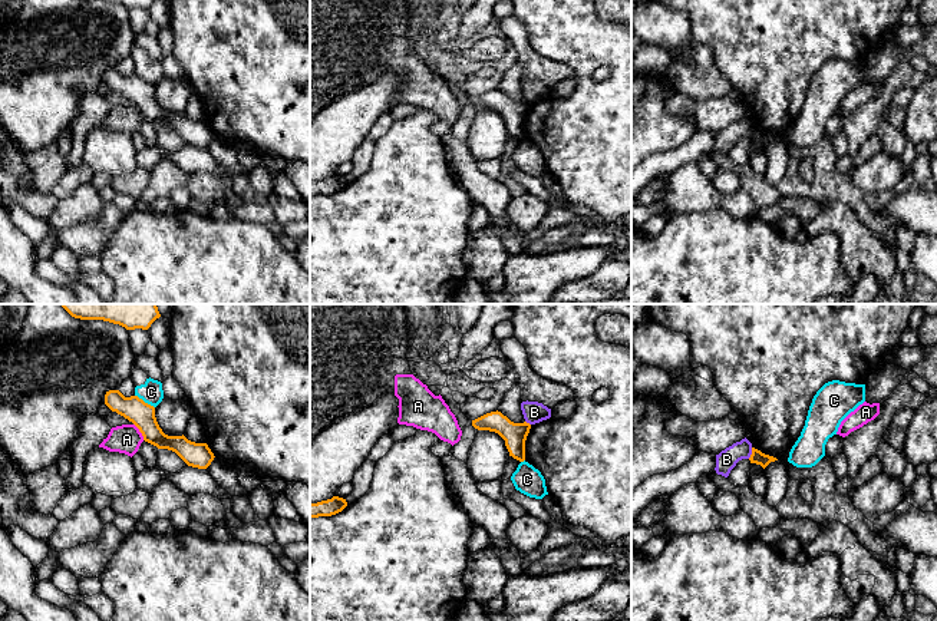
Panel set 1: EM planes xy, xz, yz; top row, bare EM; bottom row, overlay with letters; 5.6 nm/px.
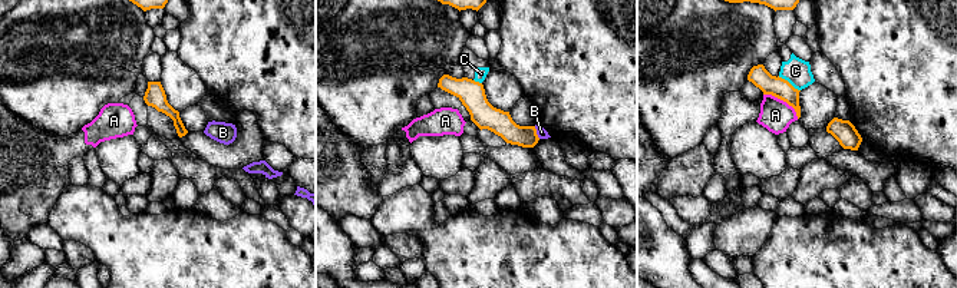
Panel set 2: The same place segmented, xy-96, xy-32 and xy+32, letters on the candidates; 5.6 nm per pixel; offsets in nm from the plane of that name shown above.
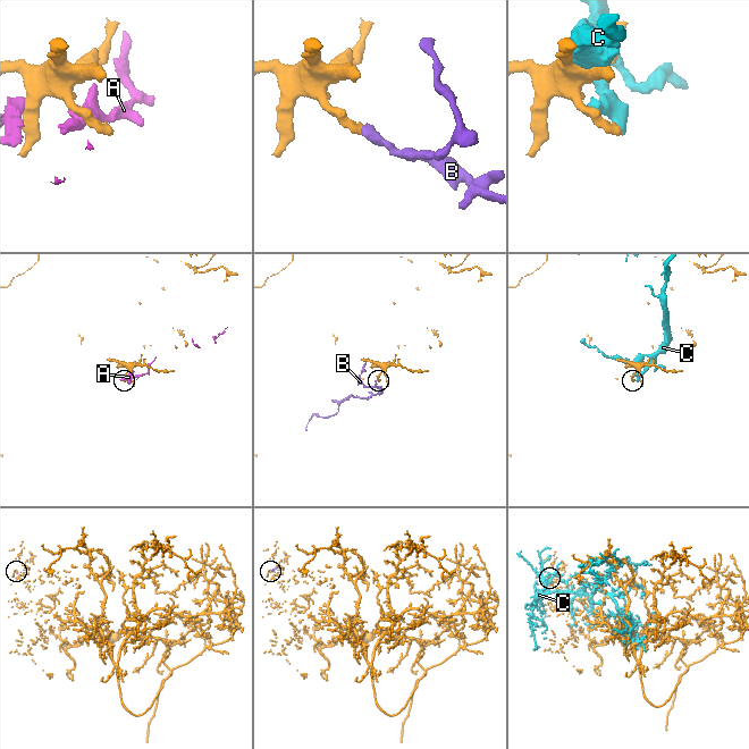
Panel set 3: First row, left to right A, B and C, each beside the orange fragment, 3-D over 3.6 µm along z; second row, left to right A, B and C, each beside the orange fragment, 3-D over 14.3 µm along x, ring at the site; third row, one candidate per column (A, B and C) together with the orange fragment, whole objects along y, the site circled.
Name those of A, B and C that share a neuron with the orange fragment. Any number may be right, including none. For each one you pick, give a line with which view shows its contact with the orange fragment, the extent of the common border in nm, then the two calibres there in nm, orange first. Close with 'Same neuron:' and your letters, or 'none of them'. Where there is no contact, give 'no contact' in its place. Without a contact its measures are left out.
Same neuron: none of them

